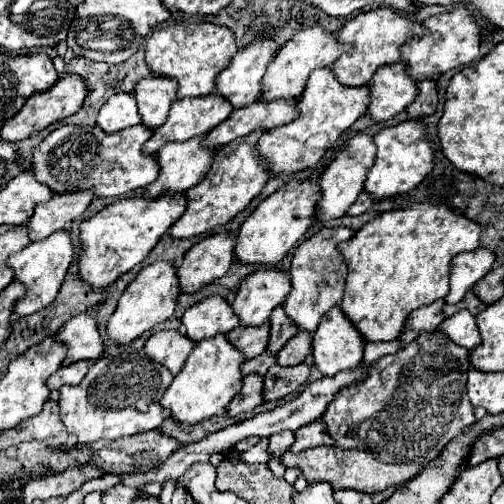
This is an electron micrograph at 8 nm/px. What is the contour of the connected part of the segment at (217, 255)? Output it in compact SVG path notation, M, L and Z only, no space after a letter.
M223 232L203 238L199 244L183 256L181 266L177 268L179 288L187 294L199 292L203 286L225 276L233 262L235 232Z

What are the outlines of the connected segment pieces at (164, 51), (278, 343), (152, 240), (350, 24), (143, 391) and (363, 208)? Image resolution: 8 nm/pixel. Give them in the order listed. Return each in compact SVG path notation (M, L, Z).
M161 24L145 44L145 62L153 74L175 78L179 82L177 98L207 96L215 92L215 76L231 62L235 52L235 36L225 26Z
M277 306L277 308L273 310L273 314L271 314L271 318L269 318L269 324L271 324L271 332L269 332L269 350L267 350L267 352L277 354L277 352L285 346L285 342L287 342L289 338L293 338L293 334L295 334L299 328L293 324L293 320L289 320L289 318L285 316L285 312L283 312L281 306Z
M167 194L155 200L143 198L123 198L111 206L105 206L91 218L81 220L79 224L79 240L81 240L81 254L79 254L79 278L87 282L91 288L109 288L119 276L129 272L133 266L143 262L159 238L169 230L169 226L185 212L185 196L183 194Z
M373 8L369 12L359 12L355 18L347 20L339 32L335 32L337 42L351 44L353 50L345 52L345 56L341 56L331 66L331 70L335 72L337 80L345 86L365 86L377 68L399 60L399 46L405 40L409 40L413 36L421 36L421 34L425 34L421 24L409 20L407 16L403 16L391 8Z
M123 350L109 358L101 356L89 368L89 374L81 380L81 384L63 386L59 390L61 422L65 424L67 432L77 438L79 444L89 444L99 438L117 440L145 430L157 430L161 422L171 414L159 404L171 380L173 374L149 360L145 354L129 354Z
M361 192L359 198L355 200L355 204L347 210L347 214L349 214L349 216L359 216L359 214L367 212L367 210L371 208L371 204L373 204L373 198L371 198L367 192Z

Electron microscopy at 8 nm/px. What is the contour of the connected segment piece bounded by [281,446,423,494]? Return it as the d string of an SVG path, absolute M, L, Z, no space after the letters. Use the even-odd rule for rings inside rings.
M317 446L317 448L303 450L299 454L285 452L281 456L281 462L287 468L299 468L309 484L329 482L333 490L357 490L367 494L381 492L387 486L399 486L405 480L411 480L423 468L419 464L383 464L375 460L371 452L345 452L343 448L337 446Z

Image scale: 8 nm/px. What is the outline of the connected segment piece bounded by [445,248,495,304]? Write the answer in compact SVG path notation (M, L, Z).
M477 248L473 252L461 252L453 258L451 278L449 278L449 294L445 302L457 304L463 296L493 268L495 254L487 248Z

